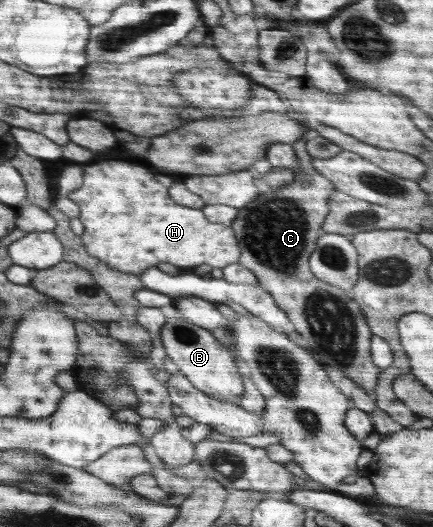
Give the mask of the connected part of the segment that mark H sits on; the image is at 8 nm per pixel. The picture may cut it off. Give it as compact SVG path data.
M102 161L96 165L88 165L84 167L82 187L70 193L68 199L79 205L80 213L77 218L84 226L81 238L86 252L112 269L139 276L147 269L156 267L158 263L172 263L185 271L204 263L222 269L239 260L238 240L229 224L212 223L204 217L201 209L196 211L174 203L168 197L166 187L156 183L154 173L142 165L134 165L128 161Z

